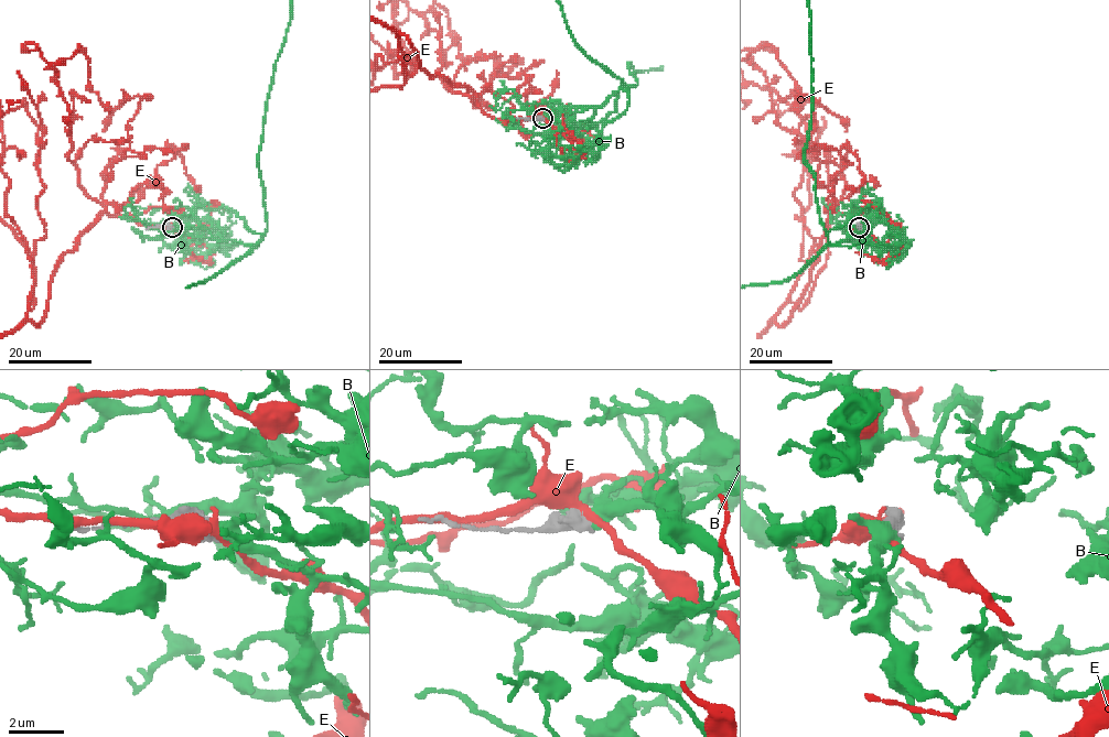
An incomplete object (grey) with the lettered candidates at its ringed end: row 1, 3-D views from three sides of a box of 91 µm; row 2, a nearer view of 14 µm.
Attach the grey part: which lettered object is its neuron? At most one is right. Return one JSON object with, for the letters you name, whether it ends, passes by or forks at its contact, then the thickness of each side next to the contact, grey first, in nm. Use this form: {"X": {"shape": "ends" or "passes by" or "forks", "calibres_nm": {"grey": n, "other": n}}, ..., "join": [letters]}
{"B": {"shape": "passes by", "calibres_nm": {"grey": 650, "other": 440}}, "join": ["B"]}

